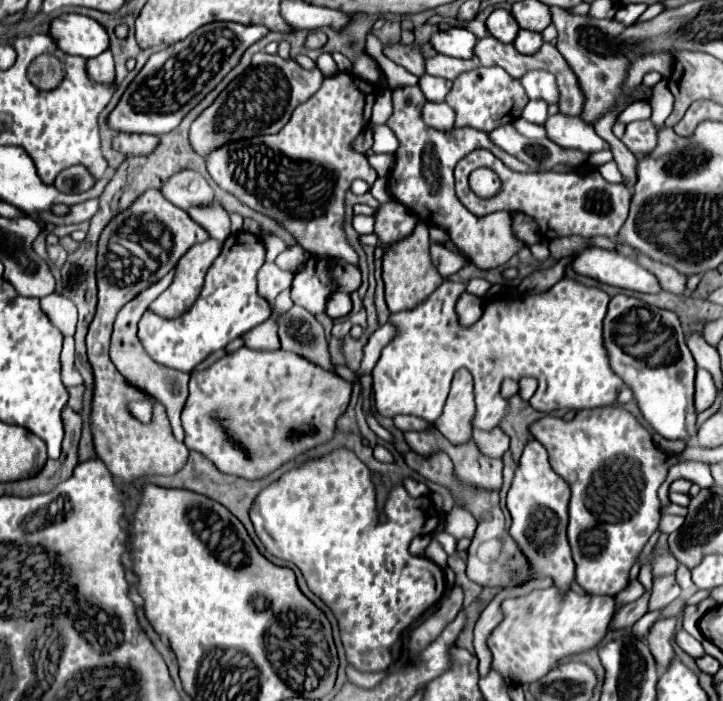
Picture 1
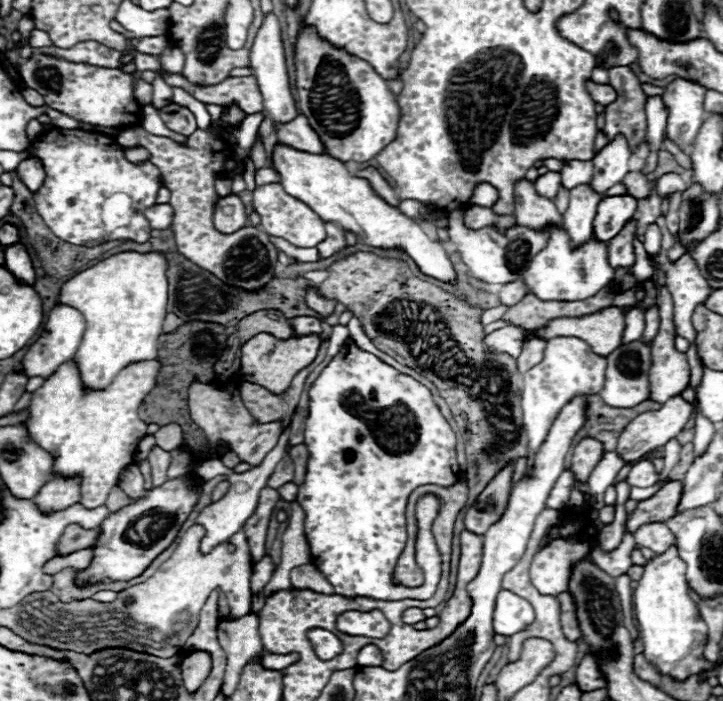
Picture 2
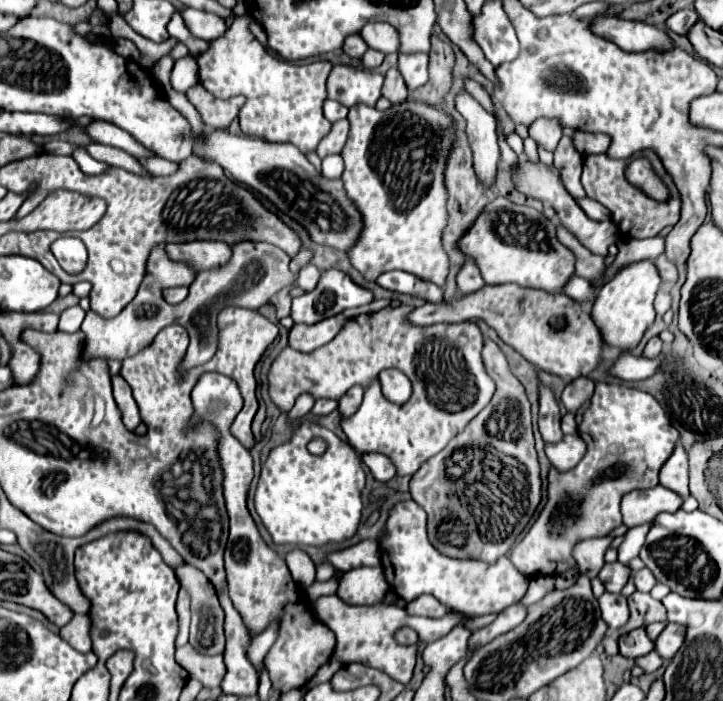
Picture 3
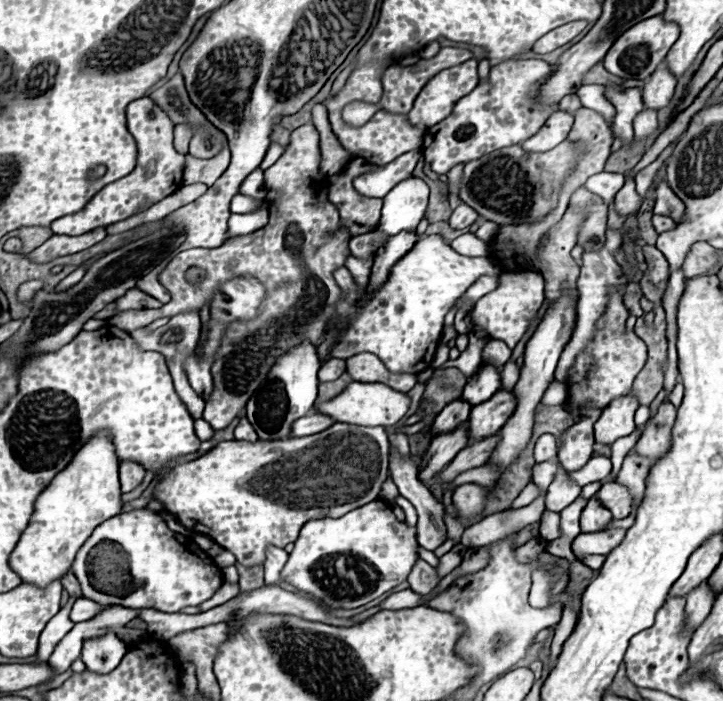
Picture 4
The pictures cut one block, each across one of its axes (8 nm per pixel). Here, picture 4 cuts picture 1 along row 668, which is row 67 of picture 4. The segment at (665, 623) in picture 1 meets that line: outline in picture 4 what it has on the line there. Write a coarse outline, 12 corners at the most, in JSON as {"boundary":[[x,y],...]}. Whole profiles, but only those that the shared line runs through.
{"boundary":[[666,66],[648,78],[642,88],[646,110],[668,106],[676,78]]}

